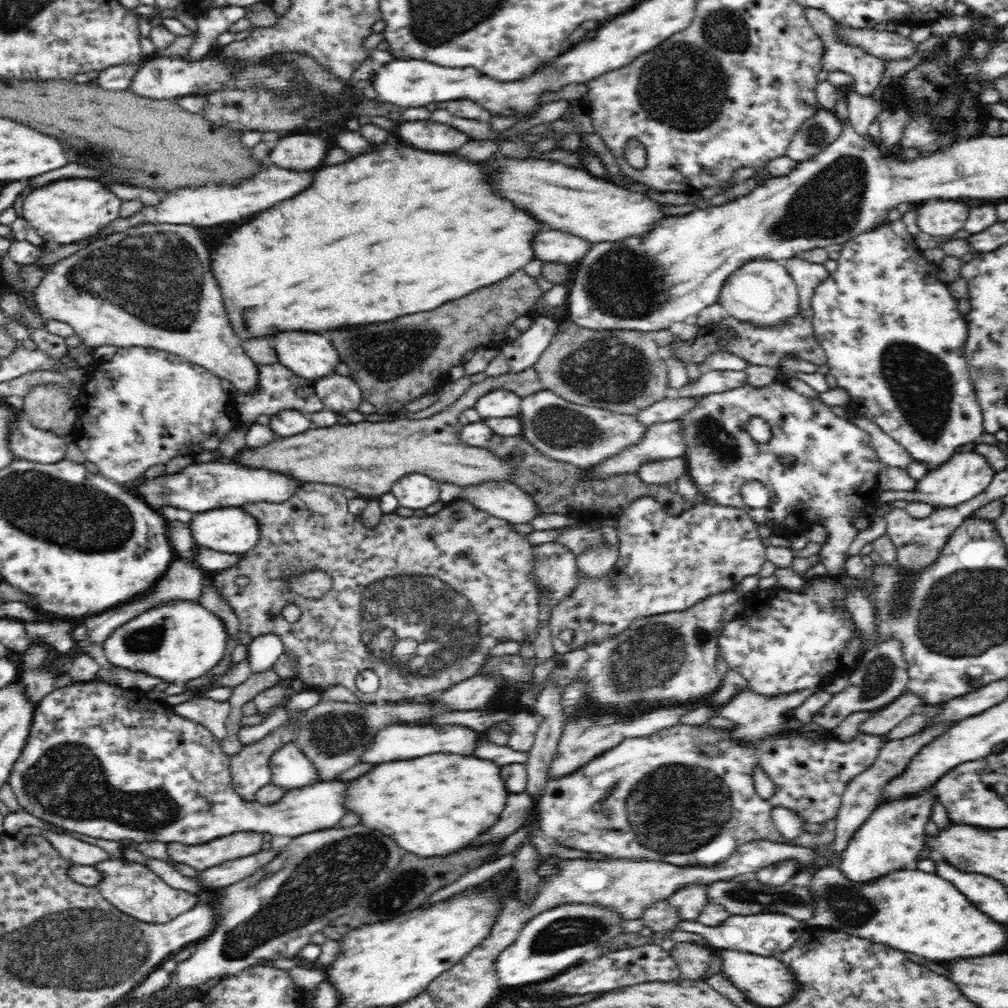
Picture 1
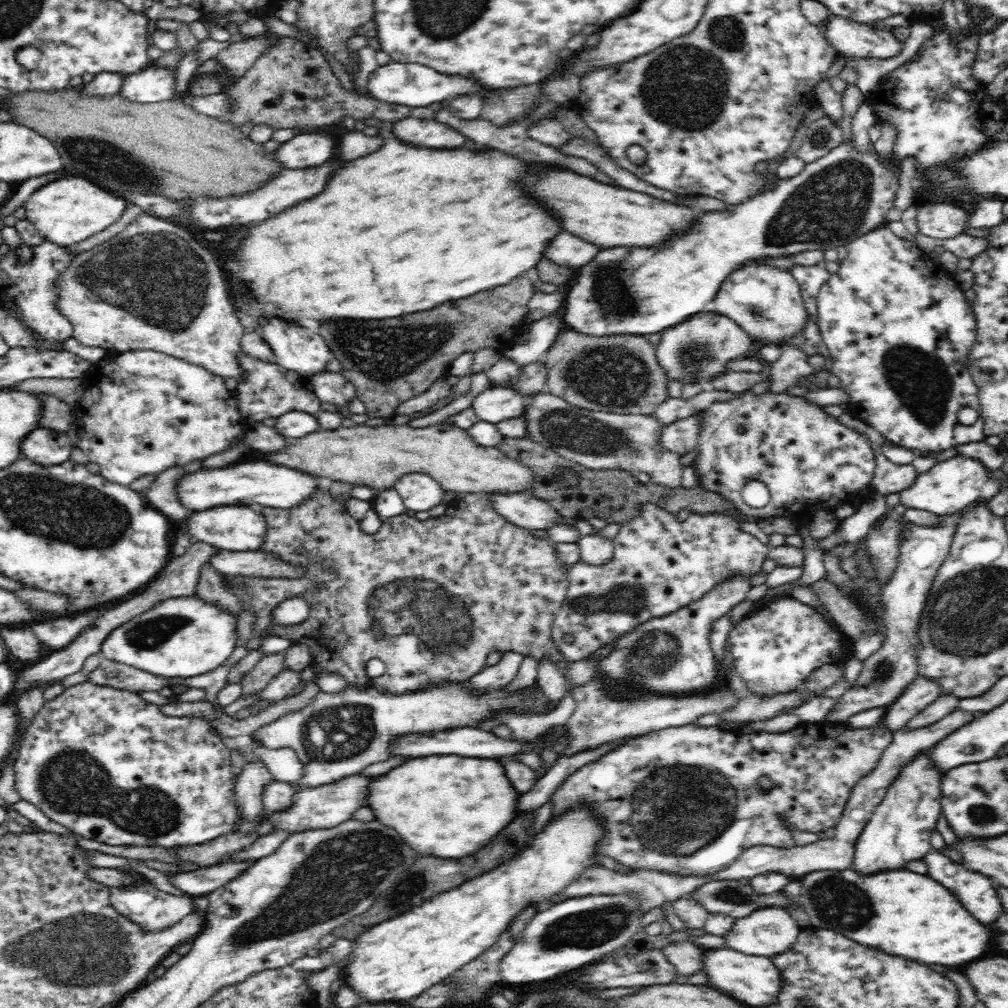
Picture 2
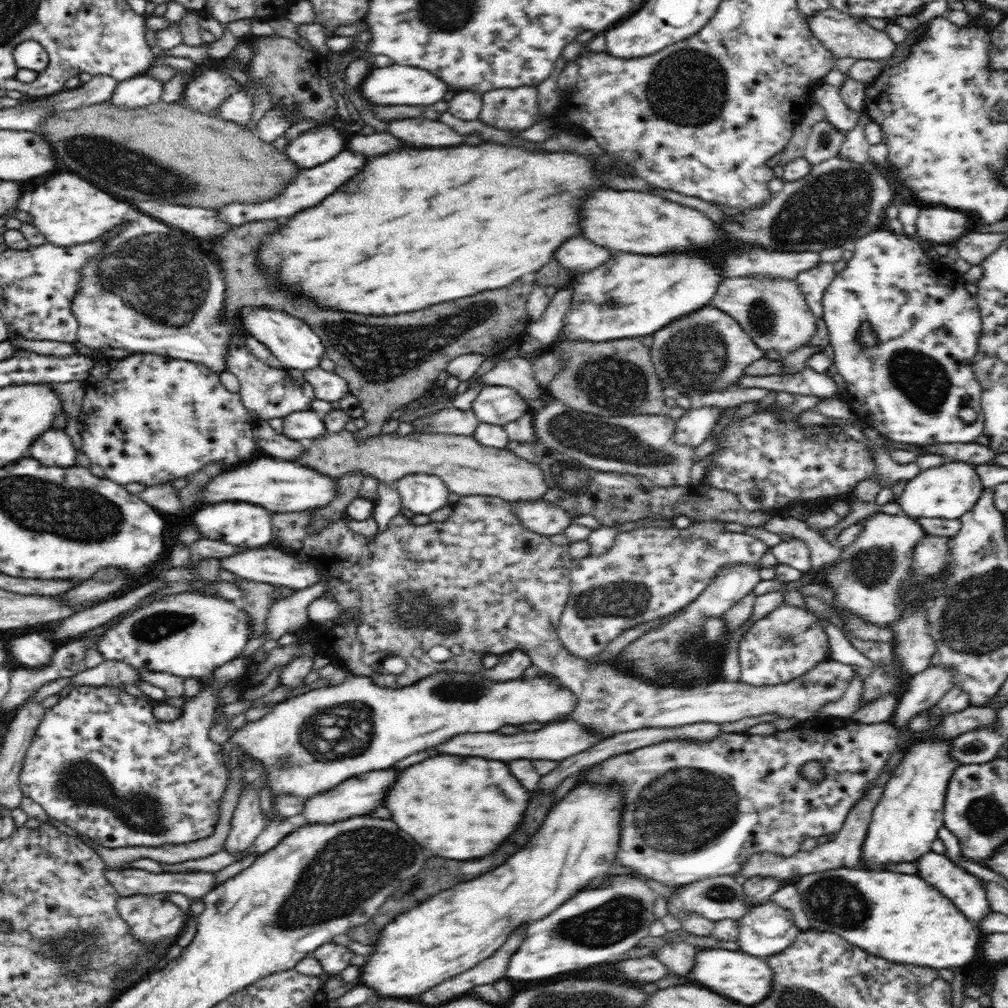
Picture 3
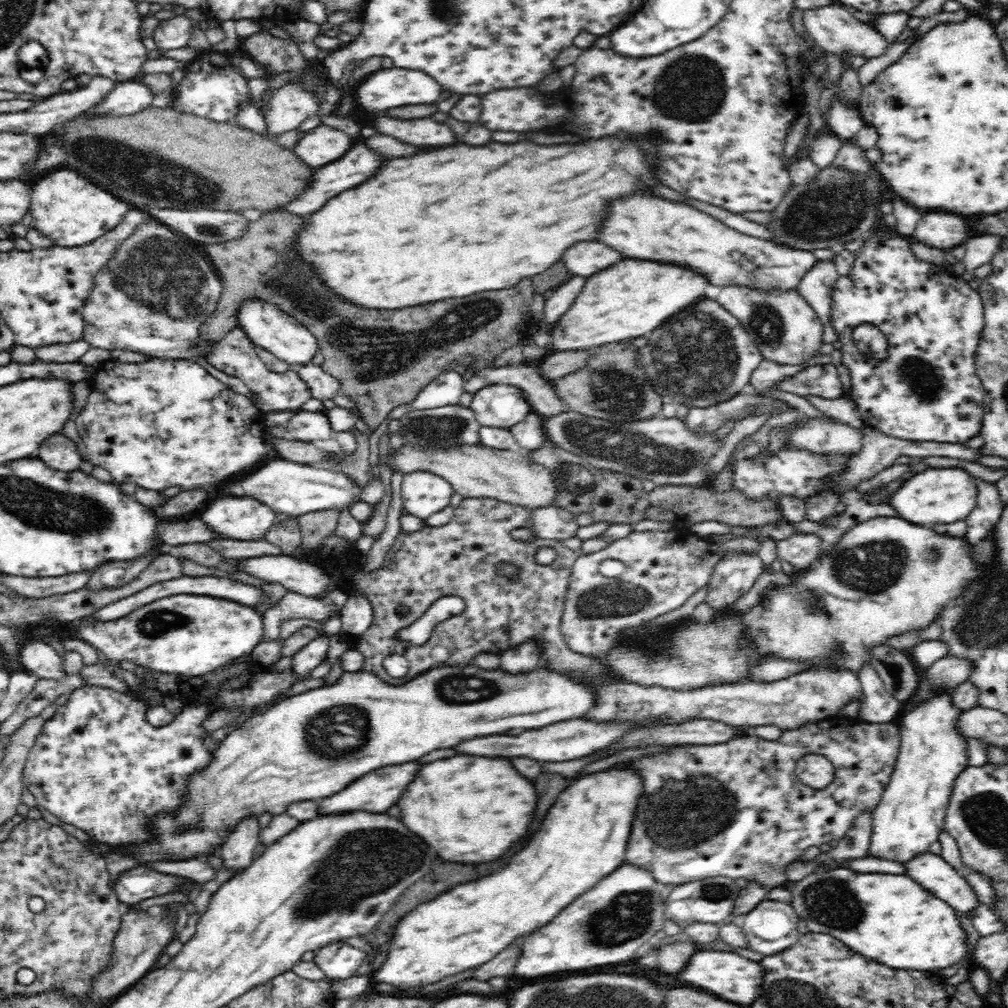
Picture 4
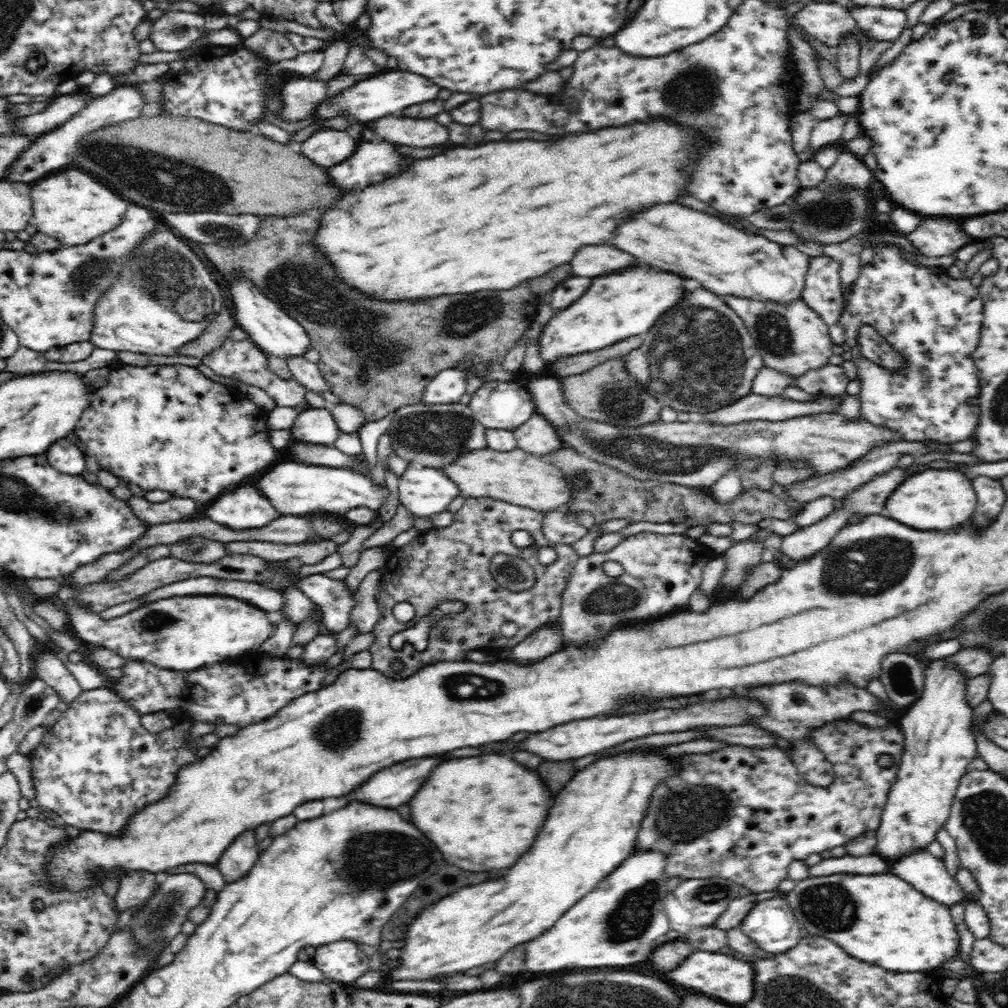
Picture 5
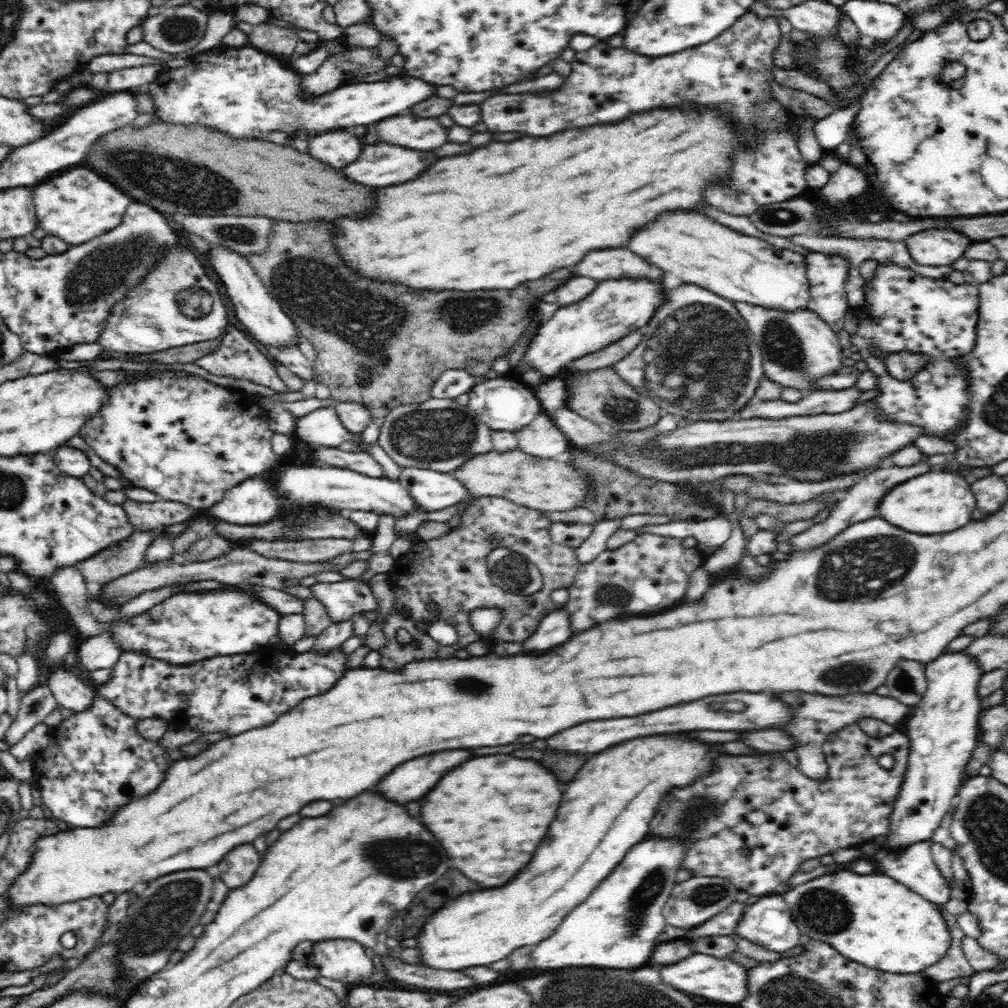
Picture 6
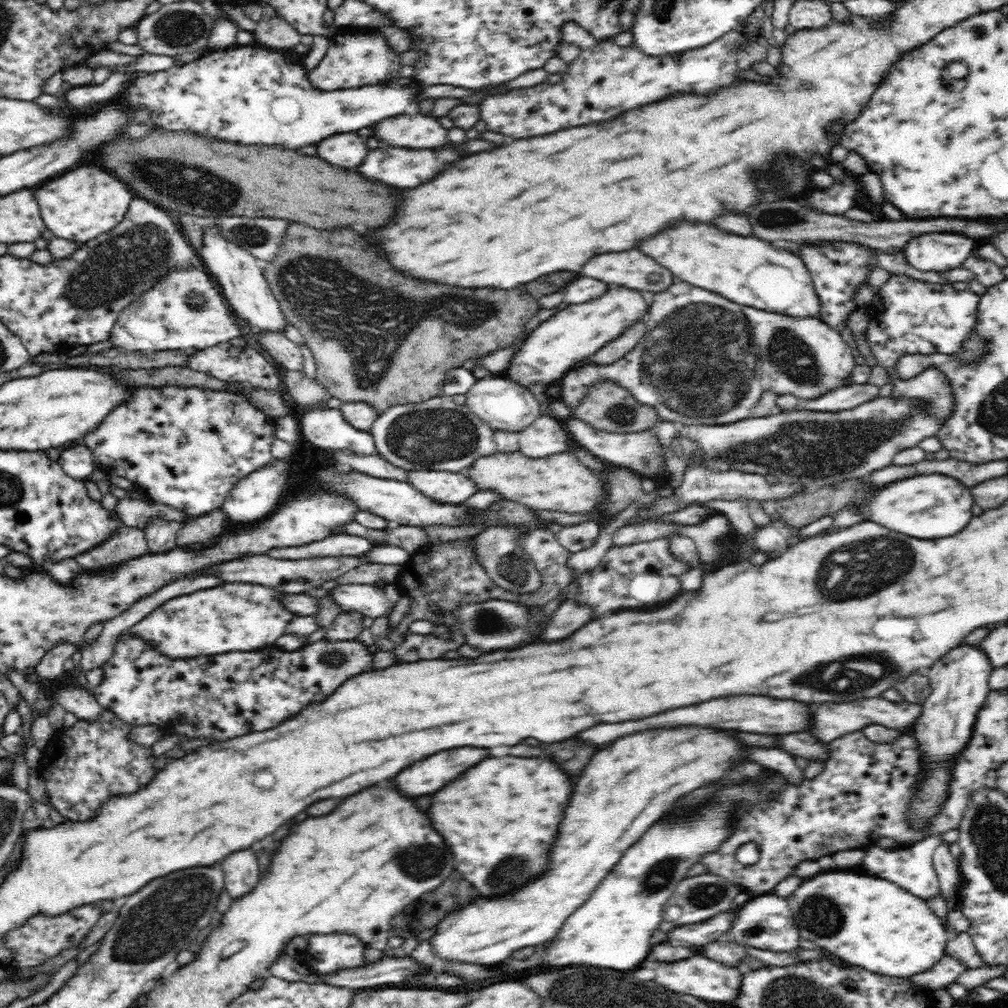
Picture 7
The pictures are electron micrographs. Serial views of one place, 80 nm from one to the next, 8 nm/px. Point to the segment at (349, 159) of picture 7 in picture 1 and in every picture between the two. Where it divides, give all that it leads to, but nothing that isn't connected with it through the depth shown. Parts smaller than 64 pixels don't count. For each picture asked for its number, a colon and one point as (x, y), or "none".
1: (296, 152)
2: (305, 150)
3: (309, 149)
4: (321, 145)
5: (327, 147)
6: (337, 148)

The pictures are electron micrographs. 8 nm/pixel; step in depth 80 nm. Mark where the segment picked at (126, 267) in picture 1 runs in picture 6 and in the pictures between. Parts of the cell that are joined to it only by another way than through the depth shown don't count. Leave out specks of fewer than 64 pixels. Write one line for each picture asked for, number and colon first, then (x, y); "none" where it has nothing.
2: (134, 292)
3: (152, 291)
4: (157, 292)
5: (165, 297)
6: (176, 304)

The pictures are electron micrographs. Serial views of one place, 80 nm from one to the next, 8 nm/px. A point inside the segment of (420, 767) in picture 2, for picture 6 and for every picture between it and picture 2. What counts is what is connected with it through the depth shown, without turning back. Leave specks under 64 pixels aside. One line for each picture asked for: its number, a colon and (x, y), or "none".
3: (461, 808)
4: (472, 810)
5: (484, 813)
6: (490, 814)

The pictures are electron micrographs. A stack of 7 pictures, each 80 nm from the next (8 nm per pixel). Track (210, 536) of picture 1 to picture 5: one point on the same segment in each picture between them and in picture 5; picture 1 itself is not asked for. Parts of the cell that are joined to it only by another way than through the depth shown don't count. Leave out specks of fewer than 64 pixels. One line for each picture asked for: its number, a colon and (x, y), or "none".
2: (235, 528)
3: (239, 523)
4: (240, 518)
5: (245, 507)

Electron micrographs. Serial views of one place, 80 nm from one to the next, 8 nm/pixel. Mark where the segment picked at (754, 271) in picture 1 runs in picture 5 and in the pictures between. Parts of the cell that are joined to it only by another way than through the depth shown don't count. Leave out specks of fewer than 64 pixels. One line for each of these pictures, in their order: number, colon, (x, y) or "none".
2: (766, 302)
3: (774, 313)
4: (785, 328)
5: (792, 339)

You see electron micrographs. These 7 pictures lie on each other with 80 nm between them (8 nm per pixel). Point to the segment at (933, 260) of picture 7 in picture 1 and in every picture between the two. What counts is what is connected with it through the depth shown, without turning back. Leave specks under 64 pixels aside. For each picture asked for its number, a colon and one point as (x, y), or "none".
1: (943, 218)
2: (945, 221)
3: (937, 225)
4: (943, 231)
5: (937, 237)
6: (936, 247)

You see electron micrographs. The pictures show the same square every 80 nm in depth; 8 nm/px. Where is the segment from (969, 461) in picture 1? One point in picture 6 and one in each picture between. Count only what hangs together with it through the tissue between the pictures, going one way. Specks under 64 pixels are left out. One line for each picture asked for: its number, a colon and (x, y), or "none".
2: (950, 487)
3: (949, 491)
4: (936, 496)
5: (939, 500)
6: (937, 502)

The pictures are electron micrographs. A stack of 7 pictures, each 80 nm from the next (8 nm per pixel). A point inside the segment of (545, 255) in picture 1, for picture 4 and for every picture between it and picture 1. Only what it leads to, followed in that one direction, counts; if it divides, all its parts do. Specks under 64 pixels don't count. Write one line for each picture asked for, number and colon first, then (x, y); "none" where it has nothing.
2: (565, 249)
3: (579, 255)
4: (586, 258)

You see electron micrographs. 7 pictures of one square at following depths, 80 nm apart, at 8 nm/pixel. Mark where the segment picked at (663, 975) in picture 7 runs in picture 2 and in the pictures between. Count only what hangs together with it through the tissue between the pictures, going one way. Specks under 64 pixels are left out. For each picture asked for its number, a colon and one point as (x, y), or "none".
2: (755, 980)
3: (745, 978)
4: (733, 978)
5: (732, 980)
6: (724, 981)

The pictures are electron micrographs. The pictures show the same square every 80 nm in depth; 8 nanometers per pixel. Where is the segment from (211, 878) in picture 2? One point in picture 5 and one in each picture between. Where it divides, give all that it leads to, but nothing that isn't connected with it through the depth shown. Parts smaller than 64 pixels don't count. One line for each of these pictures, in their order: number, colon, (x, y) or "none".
3: (127, 882)
4: (140, 883)
5: (136, 888)

